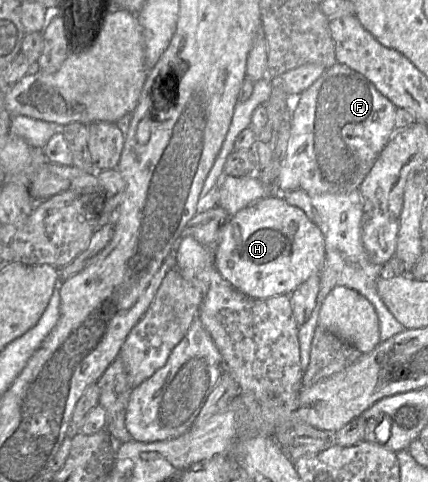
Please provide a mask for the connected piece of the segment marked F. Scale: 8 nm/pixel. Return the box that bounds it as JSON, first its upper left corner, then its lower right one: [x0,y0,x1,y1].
[276,62,396,194]

